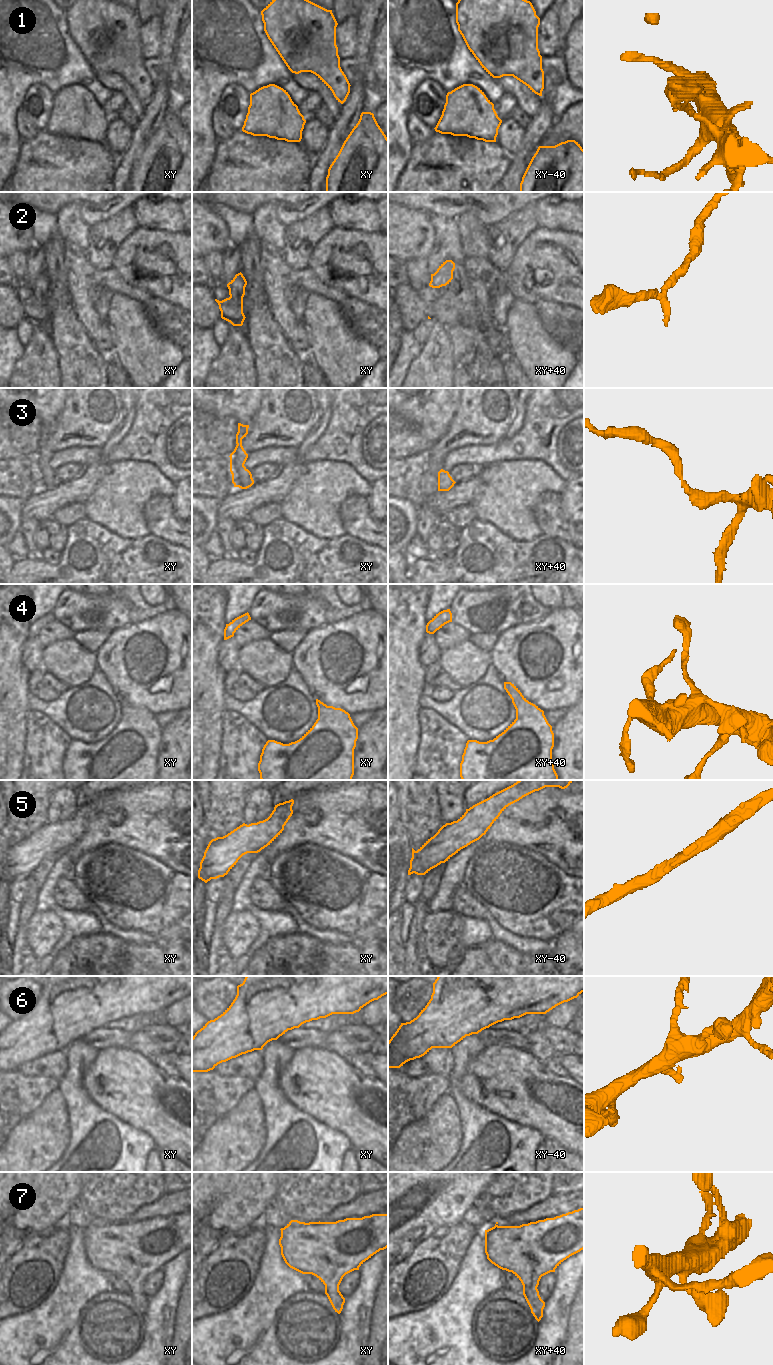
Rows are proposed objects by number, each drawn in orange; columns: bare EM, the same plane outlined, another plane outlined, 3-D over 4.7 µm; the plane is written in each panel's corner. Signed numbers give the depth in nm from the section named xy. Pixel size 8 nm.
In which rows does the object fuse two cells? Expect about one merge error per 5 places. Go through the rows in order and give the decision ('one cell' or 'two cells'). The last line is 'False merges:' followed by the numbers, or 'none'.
1: one cell
2: one cell
3: one cell
4: one cell
5: one cell
6: one cell
7: one cell
False merges: none

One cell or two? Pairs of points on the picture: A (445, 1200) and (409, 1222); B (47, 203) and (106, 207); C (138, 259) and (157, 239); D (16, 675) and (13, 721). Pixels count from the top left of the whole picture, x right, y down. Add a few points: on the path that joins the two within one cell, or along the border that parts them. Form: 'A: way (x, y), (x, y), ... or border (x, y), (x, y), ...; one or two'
A: way (436, 1200), (433, 1200), (418, 1213); one
B: way (62, 202), (91, 202); one
C: way (143, 254), (153, 244); one
D: way (13, 686), (13, 710); one

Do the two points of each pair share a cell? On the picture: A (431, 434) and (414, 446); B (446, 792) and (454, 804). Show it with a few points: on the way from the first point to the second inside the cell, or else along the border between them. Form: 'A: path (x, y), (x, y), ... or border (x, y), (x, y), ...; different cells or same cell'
A: border (408, 422), (431, 445); different cells
B: path (449, 795), (451, 801); same cell

